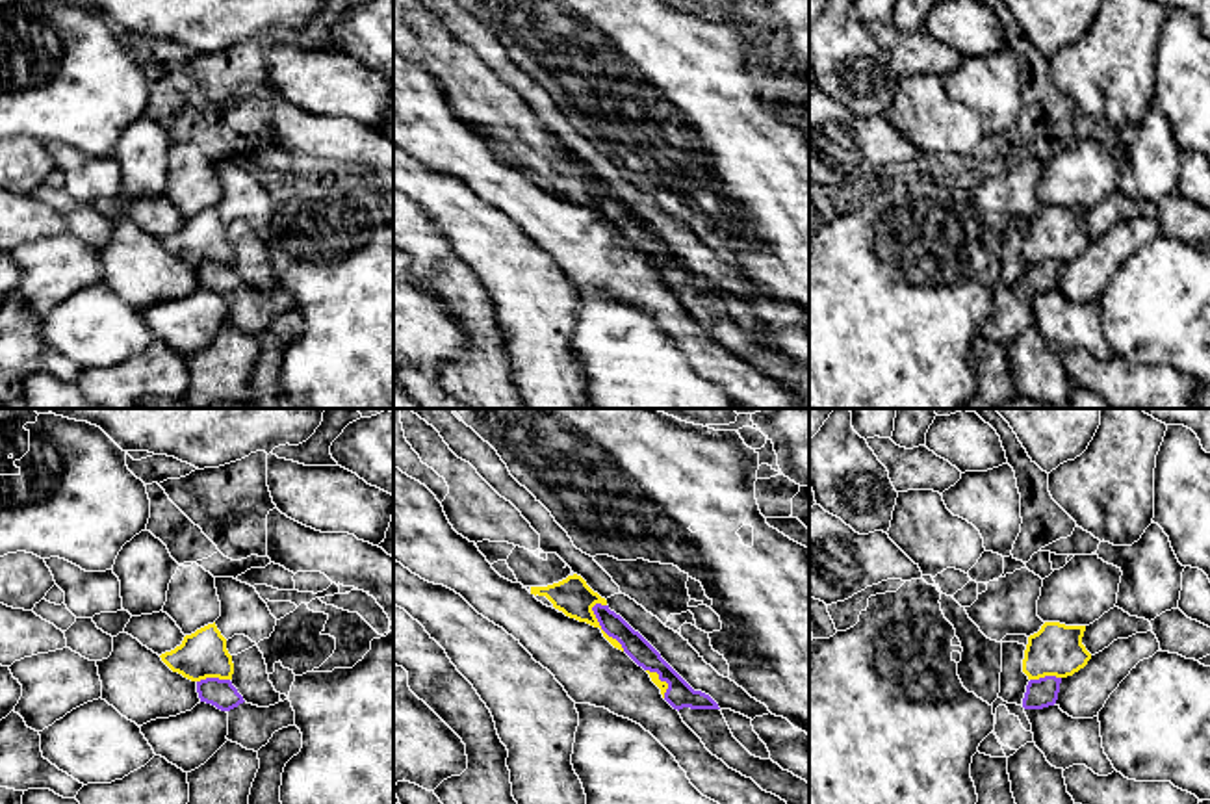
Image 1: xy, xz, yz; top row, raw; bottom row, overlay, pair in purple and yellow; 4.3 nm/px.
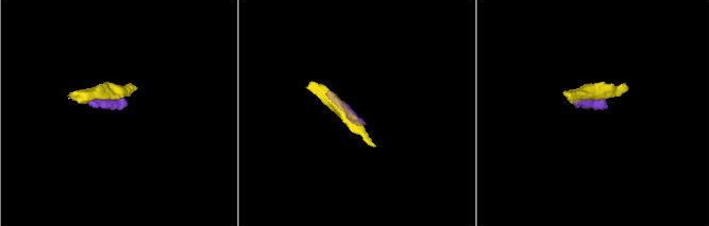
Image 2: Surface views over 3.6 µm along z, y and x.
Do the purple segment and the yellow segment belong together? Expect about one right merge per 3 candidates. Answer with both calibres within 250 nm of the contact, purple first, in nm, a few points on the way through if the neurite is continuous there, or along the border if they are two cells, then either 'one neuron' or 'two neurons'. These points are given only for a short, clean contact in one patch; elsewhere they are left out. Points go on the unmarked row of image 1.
100/160 nm | two neurons

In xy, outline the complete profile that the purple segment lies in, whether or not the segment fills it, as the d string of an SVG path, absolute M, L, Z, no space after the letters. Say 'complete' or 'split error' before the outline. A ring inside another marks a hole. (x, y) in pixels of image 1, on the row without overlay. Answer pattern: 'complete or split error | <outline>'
complete | M200 264L197 266L197 277L200 286L212 288L221 295L230 295L245 286L230 264Z

